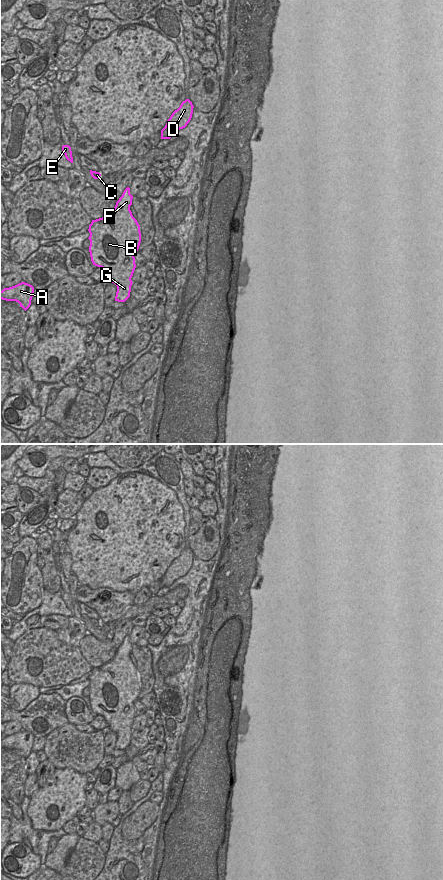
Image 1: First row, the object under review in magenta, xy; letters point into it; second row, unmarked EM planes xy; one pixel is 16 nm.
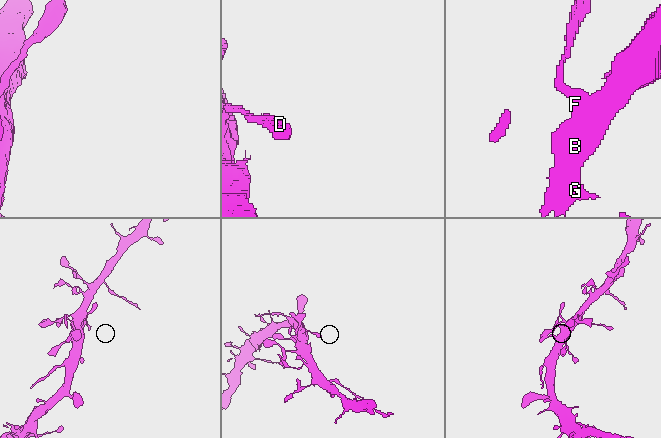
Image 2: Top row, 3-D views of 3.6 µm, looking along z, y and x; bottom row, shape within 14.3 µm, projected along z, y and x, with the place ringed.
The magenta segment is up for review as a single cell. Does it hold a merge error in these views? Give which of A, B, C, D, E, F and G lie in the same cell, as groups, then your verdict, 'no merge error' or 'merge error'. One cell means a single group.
A B C D E F G; no merge error

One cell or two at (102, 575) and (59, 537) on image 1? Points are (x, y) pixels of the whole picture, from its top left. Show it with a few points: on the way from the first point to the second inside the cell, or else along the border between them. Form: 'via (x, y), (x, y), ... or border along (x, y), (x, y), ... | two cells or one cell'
border along (68, 535), (65, 540) | two cells

